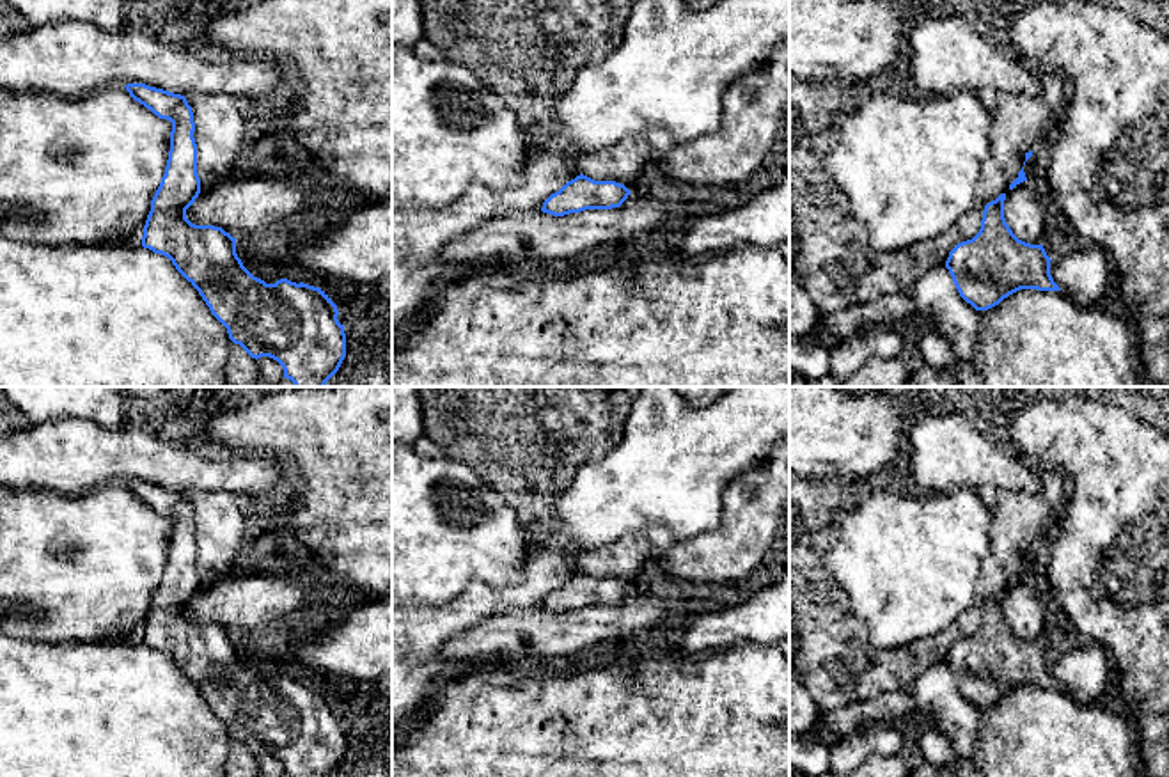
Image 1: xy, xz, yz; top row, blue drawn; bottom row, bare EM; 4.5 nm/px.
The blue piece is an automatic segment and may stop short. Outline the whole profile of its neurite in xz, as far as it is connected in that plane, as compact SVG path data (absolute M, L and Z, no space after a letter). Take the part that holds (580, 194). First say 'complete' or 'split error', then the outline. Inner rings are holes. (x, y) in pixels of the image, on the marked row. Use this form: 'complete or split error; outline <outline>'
complete; outline M584 174L568 181L559 192L552 193L541 211L564 216L585 209L619 208L632 192L616 181L594 181Z

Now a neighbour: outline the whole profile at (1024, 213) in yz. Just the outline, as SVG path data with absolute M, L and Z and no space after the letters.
M1029 181L1006 193L1004 218L1013 234L1031 245L1043 245L1047 234L1045 209Z

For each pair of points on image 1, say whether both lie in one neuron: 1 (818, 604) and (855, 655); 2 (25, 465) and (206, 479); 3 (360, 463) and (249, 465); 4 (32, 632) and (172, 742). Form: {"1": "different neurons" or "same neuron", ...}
{"1": "same neuron", "2": "same neuron", "3": "different neurons", "4": "different neurons"}

